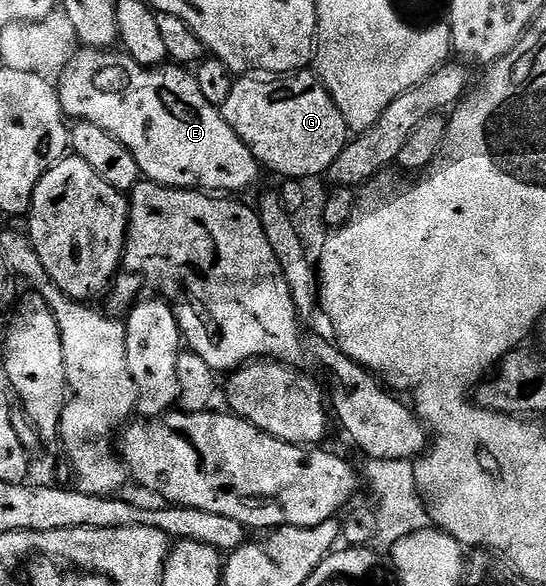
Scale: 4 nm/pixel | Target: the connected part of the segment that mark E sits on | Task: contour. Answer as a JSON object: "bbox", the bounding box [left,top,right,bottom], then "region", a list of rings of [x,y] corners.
{"bbox":[57,49,260,193],"region":[[[79,49],[72,55],[58,76],[57,90],[59,104],[63,107],[64,116],[71,121],[97,125],[101,129],[105,129],[105,133],[109,133],[114,139],[121,141],[121,145],[125,145],[125,149],[129,149],[129,153],[133,153],[133,161],[137,161],[140,176],[144,180],[159,183],[162,187],[186,187],[204,193],[239,193],[235,191],[247,191],[259,179],[260,163],[255,160],[251,150],[241,141],[241,137],[237,137],[237,133],[233,133],[231,126],[223,120],[222,110],[209,105],[209,101],[205,101],[205,97],[201,97],[201,89],[197,86],[194,74],[186,66],[142,67],[133,57],[119,49]]]}

